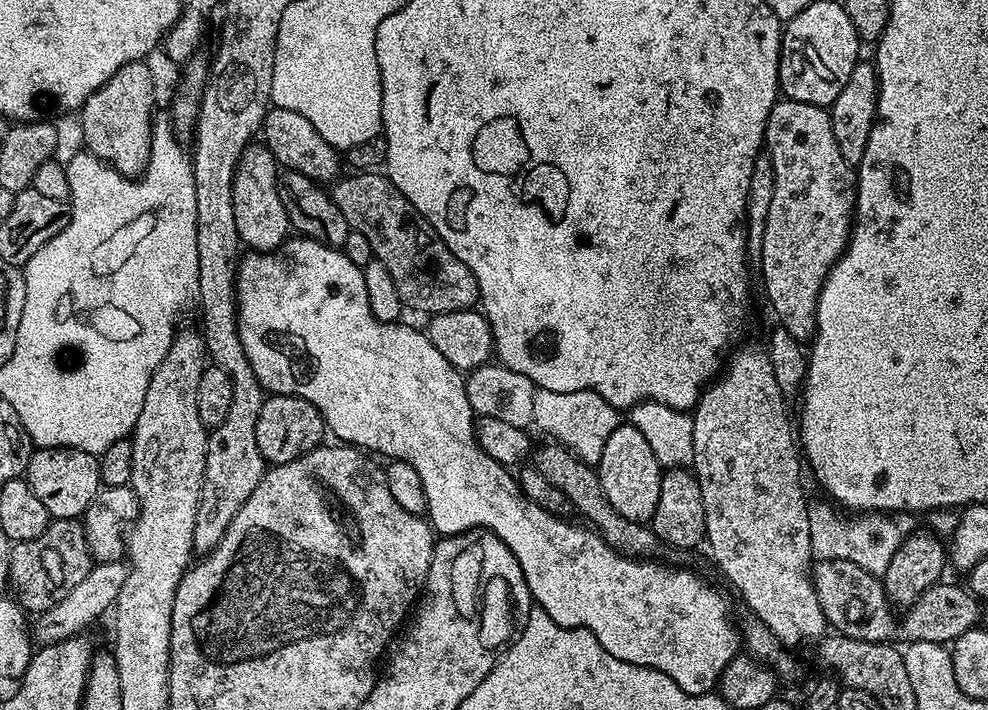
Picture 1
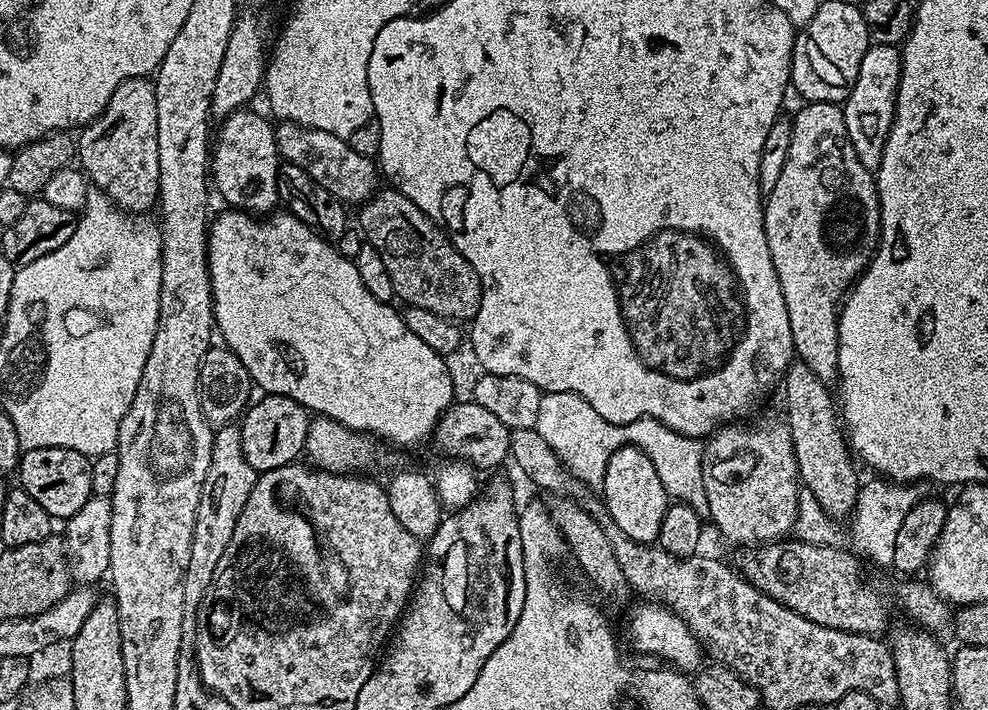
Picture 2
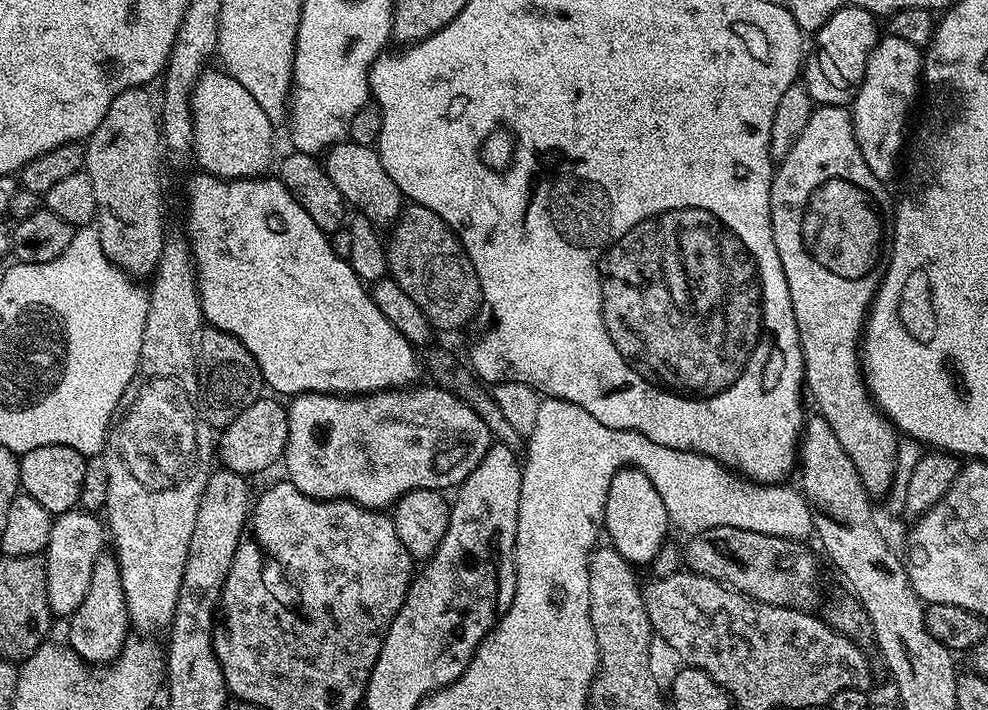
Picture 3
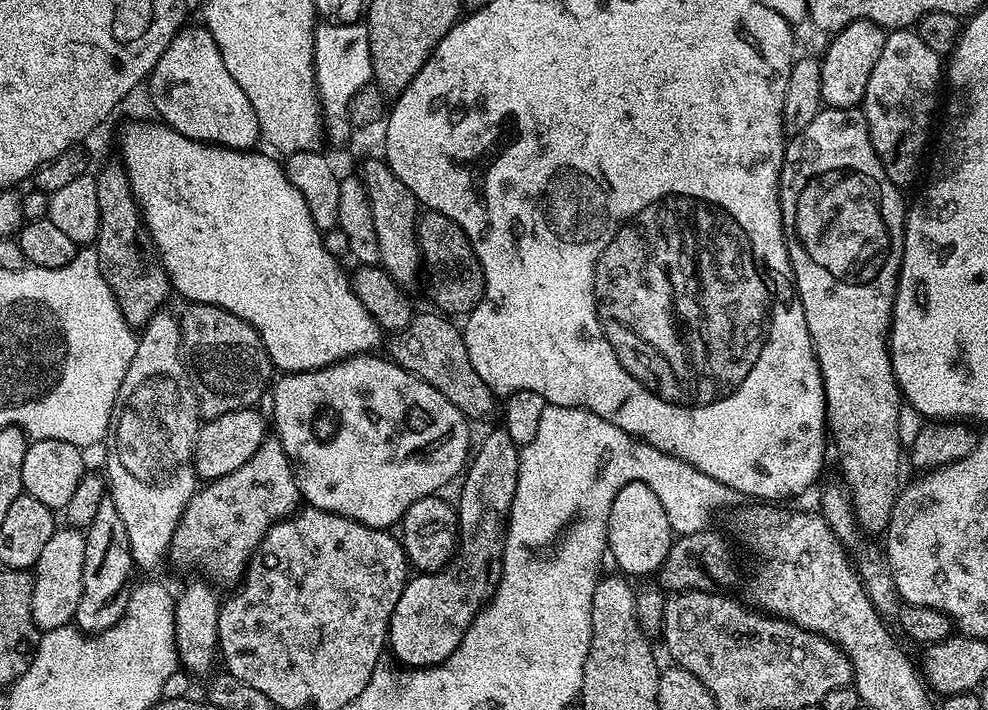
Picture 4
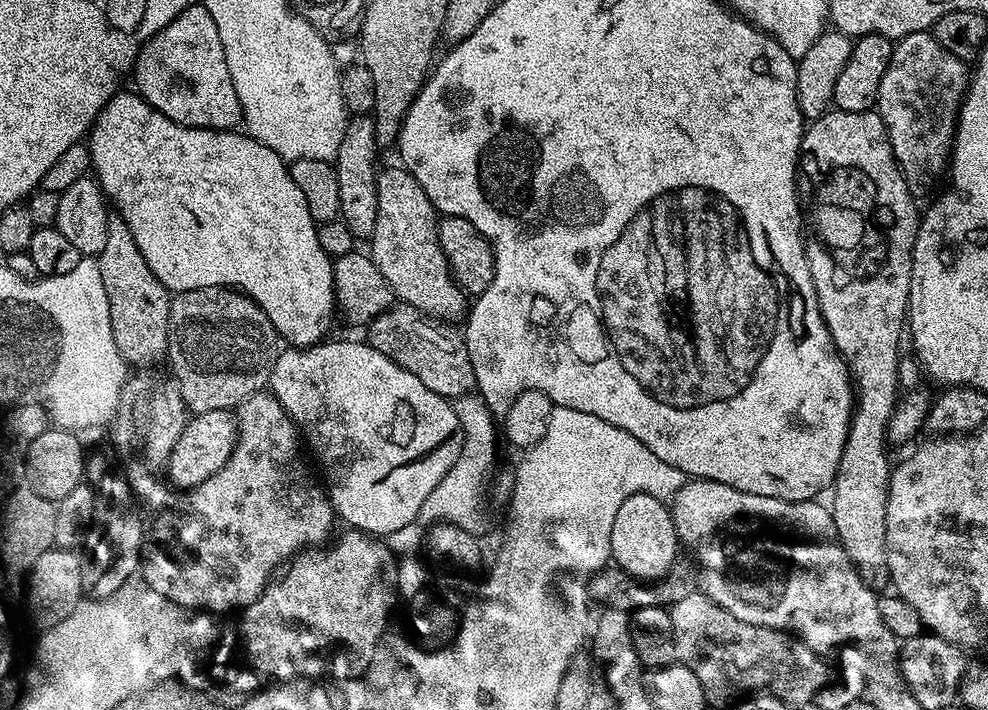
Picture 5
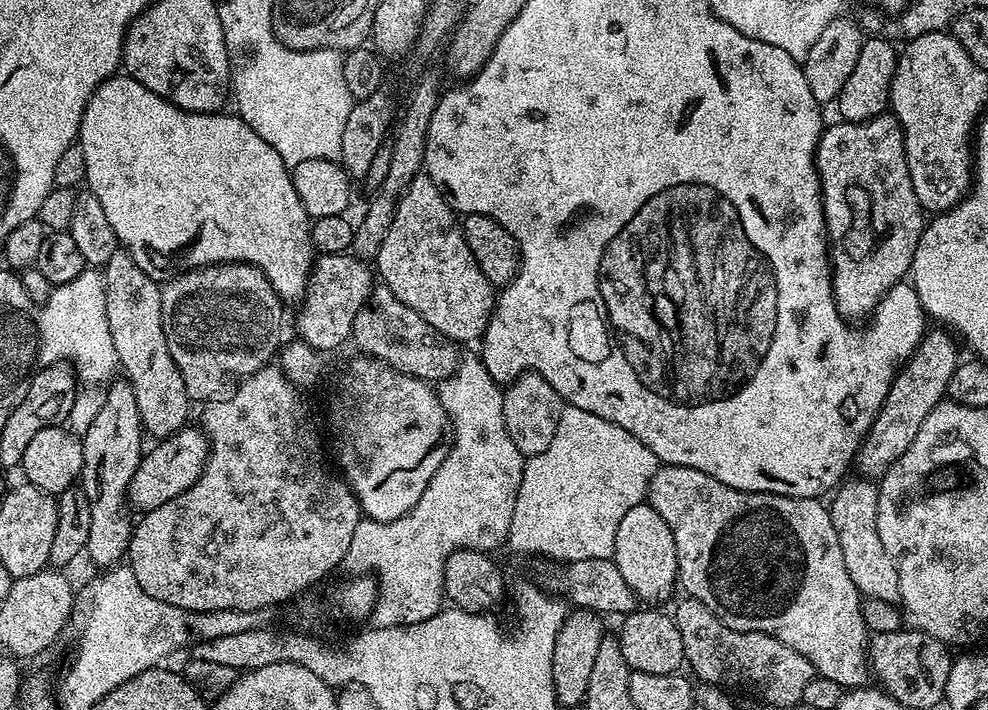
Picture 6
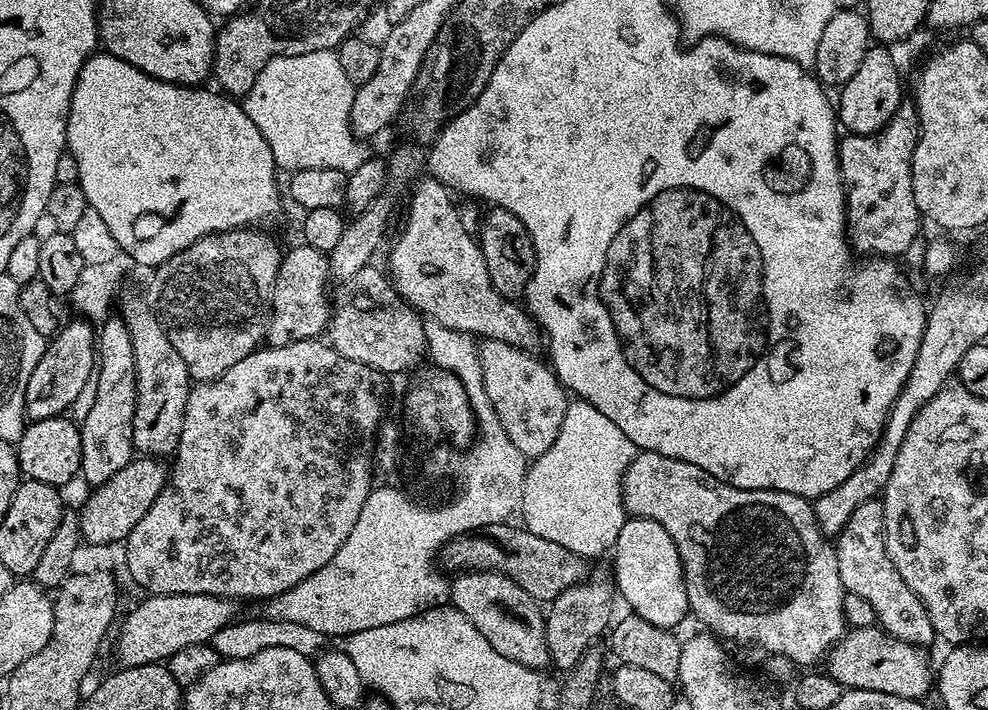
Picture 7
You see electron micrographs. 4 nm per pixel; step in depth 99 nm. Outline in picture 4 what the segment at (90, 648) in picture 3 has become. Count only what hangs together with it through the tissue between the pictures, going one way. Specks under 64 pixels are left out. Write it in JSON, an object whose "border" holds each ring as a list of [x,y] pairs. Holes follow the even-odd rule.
{"border":[[[105,498],[102,506],[98,506],[94,522],[90,522],[84,532],[84,541],[86,562],[82,562],[82,598],[78,598],[74,624],[85,634],[95,634],[110,630],[110,626],[122,618],[128,605],[128,592],[125,591],[129,587],[128,575],[134,572],[126,525],[122,523],[122,517],[110,498]]]}

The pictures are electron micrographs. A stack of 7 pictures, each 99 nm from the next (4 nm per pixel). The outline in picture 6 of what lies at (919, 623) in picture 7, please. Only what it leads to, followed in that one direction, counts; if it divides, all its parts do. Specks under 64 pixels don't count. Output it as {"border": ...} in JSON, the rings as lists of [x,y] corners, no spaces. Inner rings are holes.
{"border":[[[848,478],[835,489],[831,497],[830,511],[834,530],[838,530],[838,542],[842,546],[842,558],[846,561],[846,570],[850,573],[854,586],[861,597],[882,598],[882,602],[896,604],[900,598],[898,570],[878,538],[878,494],[879,487],[867,478]]]}

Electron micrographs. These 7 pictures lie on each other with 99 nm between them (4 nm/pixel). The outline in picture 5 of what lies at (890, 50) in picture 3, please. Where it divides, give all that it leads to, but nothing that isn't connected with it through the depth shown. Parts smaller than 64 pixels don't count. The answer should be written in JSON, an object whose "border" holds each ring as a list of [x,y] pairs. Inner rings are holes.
{"border":[[[931,31],[910,34],[895,41],[886,74],[882,74],[878,86],[874,110],[886,126],[896,165],[904,171],[909,192],[919,193],[919,188],[928,188],[943,172],[945,175],[950,164],[952,138],[956,134],[956,118],[960,114],[960,104],[968,90],[969,79],[969,65],[950,54],[950,50],[942,50],[942,46],[938,46],[938,42],[932,37]]]}

